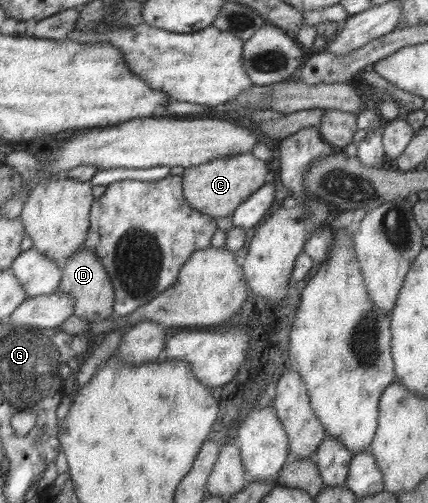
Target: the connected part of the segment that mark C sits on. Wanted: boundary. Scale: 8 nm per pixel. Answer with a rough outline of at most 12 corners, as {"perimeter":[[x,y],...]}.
{"perimeter":[[233,153],[187,167],[184,198],[226,217],[266,184],[271,163]]}

